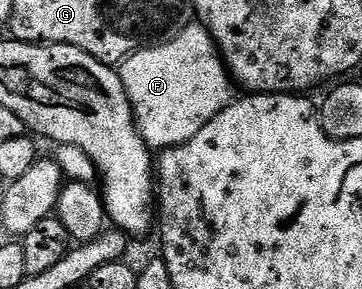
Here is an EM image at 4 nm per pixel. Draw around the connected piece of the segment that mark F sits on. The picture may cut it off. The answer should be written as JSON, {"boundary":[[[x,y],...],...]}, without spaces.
{"boundary":[[[198,23],[185,26],[172,41],[142,49],[127,57],[118,66],[117,72],[127,92],[131,111],[135,115],[135,124],[143,134],[143,140],[155,151],[174,149],[175,146],[193,139],[193,135],[197,135],[201,127],[208,125],[233,100],[233,94],[230,93],[233,81],[225,72],[223,58],[219,55],[215,40],[211,38],[206,27]]]}

